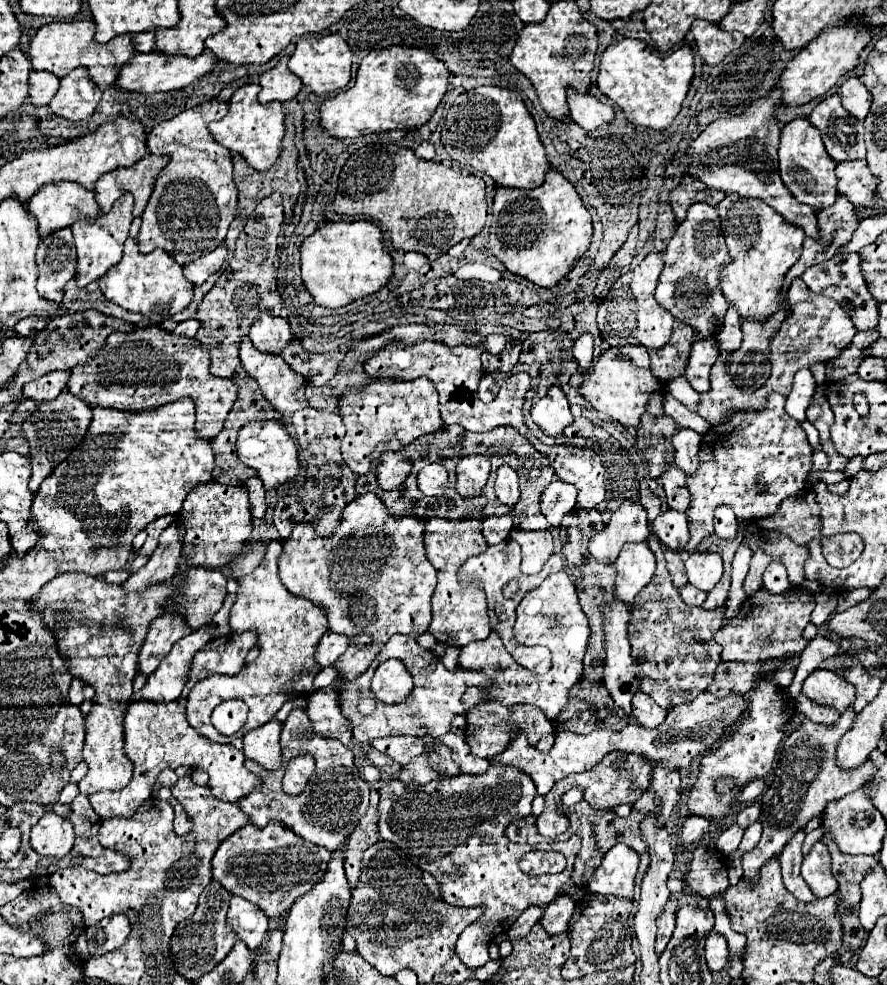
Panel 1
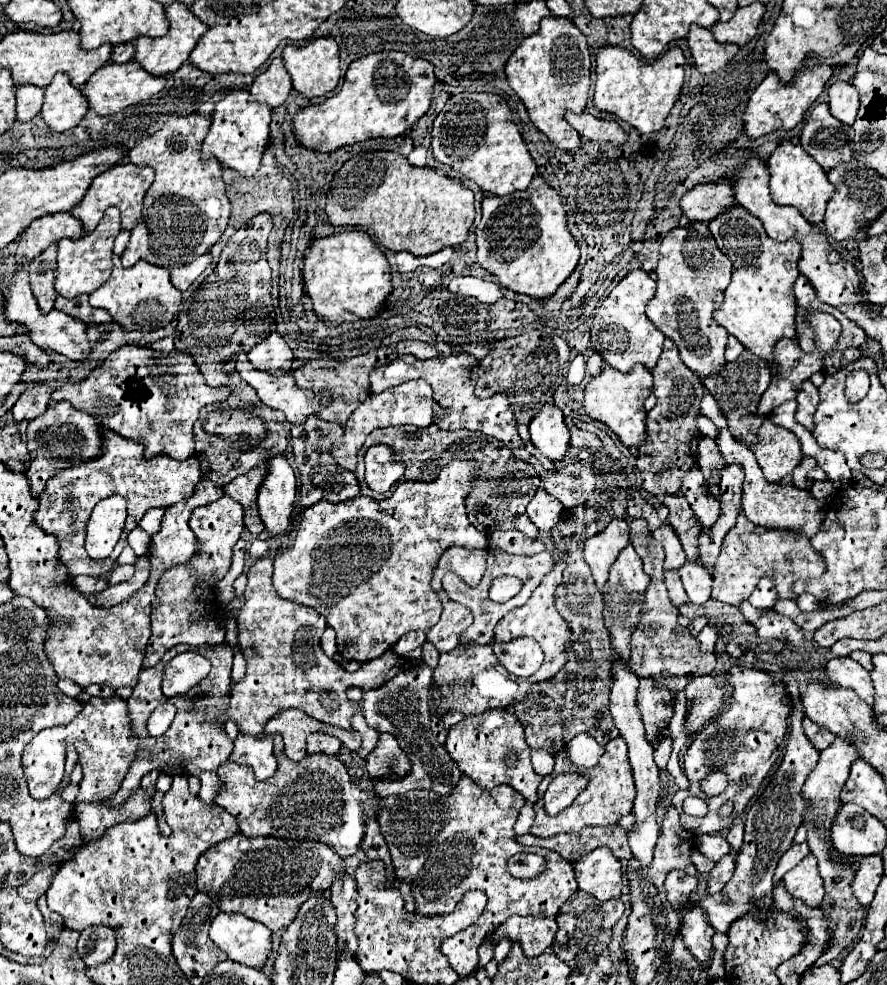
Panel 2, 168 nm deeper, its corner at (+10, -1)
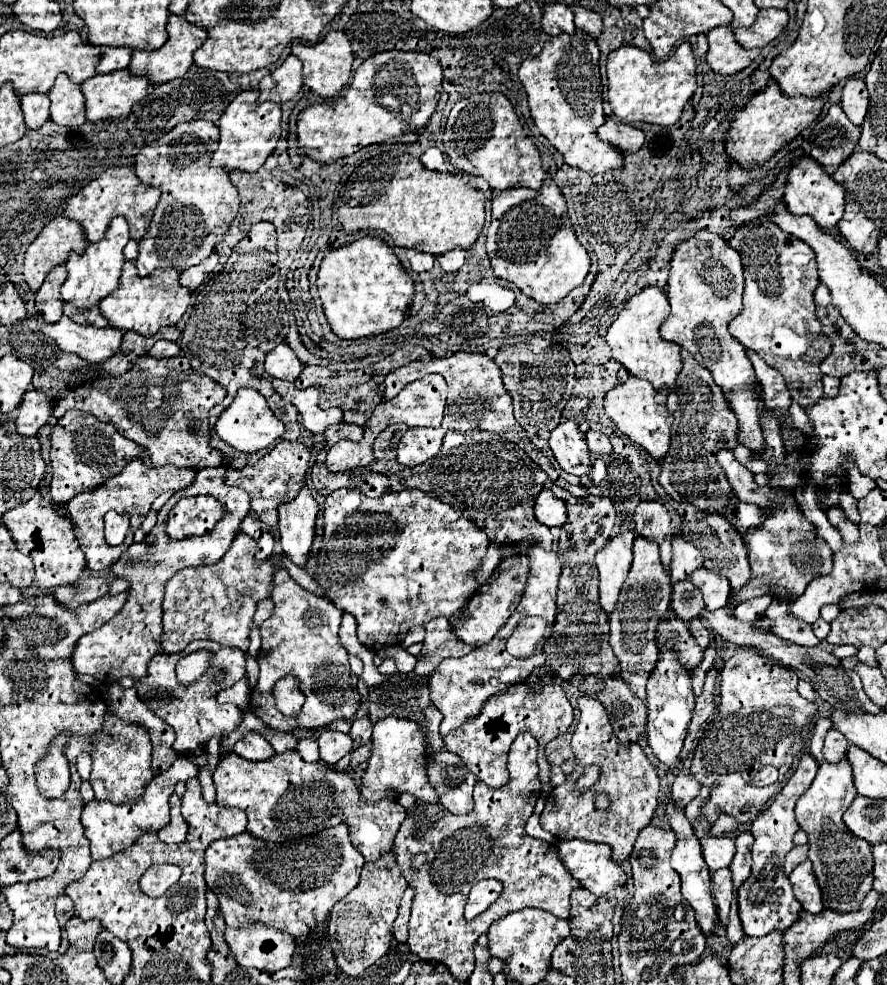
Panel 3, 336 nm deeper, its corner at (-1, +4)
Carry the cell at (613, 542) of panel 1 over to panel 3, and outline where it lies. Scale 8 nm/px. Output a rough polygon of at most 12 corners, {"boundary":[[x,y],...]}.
{"boundary":[[631,531],[609,539],[595,557],[599,607],[615,609],[633,561]]}

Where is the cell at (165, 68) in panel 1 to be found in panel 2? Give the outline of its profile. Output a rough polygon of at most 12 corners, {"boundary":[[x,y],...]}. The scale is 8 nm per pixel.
{"boundary":[[108,62],[82,94],[100,116],[154,96],[168,76]]}

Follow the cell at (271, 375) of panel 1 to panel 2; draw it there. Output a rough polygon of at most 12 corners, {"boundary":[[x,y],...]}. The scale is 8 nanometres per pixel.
{"boundary":[[238,354],[236,372],[292,424],[316,414],[314,394],[292,372],[272,376]]}

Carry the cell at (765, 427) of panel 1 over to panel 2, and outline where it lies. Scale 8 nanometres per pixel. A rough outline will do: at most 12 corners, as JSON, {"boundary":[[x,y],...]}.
{"boundary":[[764,418],[748,446],[768,482],[800,464],[800,440]]}

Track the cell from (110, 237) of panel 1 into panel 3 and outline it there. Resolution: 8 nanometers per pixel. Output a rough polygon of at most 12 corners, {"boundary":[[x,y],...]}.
{"boundary":[[115,217],[101,241],[71,253],[61,299],[99,305],[119,285],[129,241]]}

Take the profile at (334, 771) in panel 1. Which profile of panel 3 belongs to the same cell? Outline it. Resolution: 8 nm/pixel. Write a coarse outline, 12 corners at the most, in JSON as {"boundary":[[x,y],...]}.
{"boundary":[[297,751],[213,771],[219,807],[247,831],[293,841],[345,821],[375,861],[407,815],[363,803],[349,773]]}

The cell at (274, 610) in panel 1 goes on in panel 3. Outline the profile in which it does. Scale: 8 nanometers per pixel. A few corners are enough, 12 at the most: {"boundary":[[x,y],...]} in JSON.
{"boundary":[[279,567],[251,711],[287,731],[271,689],[295,673],[317,729],[359,709],[341,611]]}

